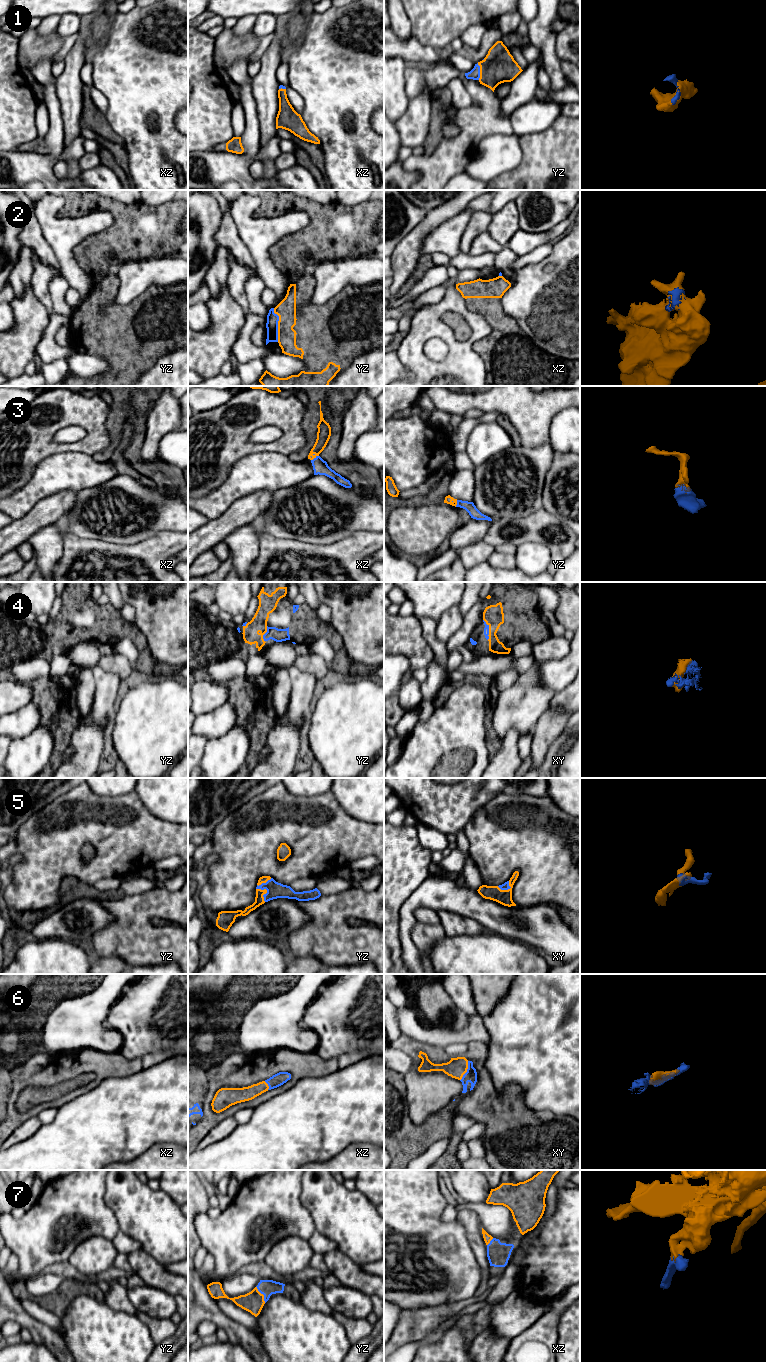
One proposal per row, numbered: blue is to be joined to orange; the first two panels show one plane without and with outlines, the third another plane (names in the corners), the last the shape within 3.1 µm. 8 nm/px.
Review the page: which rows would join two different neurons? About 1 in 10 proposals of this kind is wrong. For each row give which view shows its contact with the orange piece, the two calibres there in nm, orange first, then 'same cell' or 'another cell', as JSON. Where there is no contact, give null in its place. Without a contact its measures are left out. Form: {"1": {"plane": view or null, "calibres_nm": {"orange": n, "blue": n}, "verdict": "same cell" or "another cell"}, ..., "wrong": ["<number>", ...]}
{"1": {"plane": "yz", "calibres_nm": {"orange": 260, "blue": 90}, "verdict": "same cell"}, "2": {"plane": "yz", "calibres_nm": {"orange": 160, "blue": 100}, "verdict": "same cell"}, "3": {"plane": "xz", "calibres_nm": {"orange": 110, "blue": 120}, "verdict": "same cell"}, "4": {"plane": "xy", "calibres_nm": {"orange": 170, "blue": 50}, "verdict": "same cell"}, "5": {"plane": "yz", "calibres_nm": {"orange": 80, "blue": 130}, "verdict": "same cell"}, "6": {"plane": "xy", "calibres_nm": {"orange": 160, "blue": 100}, "verdict": "same cell"}, "7": {"plane": "yz", "calibres_nm": {"orange": 170, "blue": 130}, "verdict": "same cell"}, "wrong": []}

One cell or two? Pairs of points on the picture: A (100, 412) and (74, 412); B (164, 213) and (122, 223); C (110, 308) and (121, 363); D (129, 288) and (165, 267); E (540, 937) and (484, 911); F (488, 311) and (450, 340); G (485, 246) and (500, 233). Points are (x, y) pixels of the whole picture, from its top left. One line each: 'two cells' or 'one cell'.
A: one cell
B: one cell
C: one cell
D: one cell
E: one cell
F: two cells
G: two cells

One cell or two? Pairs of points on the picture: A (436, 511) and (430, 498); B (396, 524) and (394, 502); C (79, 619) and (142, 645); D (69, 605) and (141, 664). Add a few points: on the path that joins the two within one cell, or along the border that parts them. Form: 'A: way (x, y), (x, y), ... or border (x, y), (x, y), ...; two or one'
A: border (443, 502), (410, 507); two
B: border (400, 504), (394, 509); two
C: way (95, 622), (105, 624), (111, 628), (128, 630); one
D: way (92, 622), (128, 629), (140, 641); one

